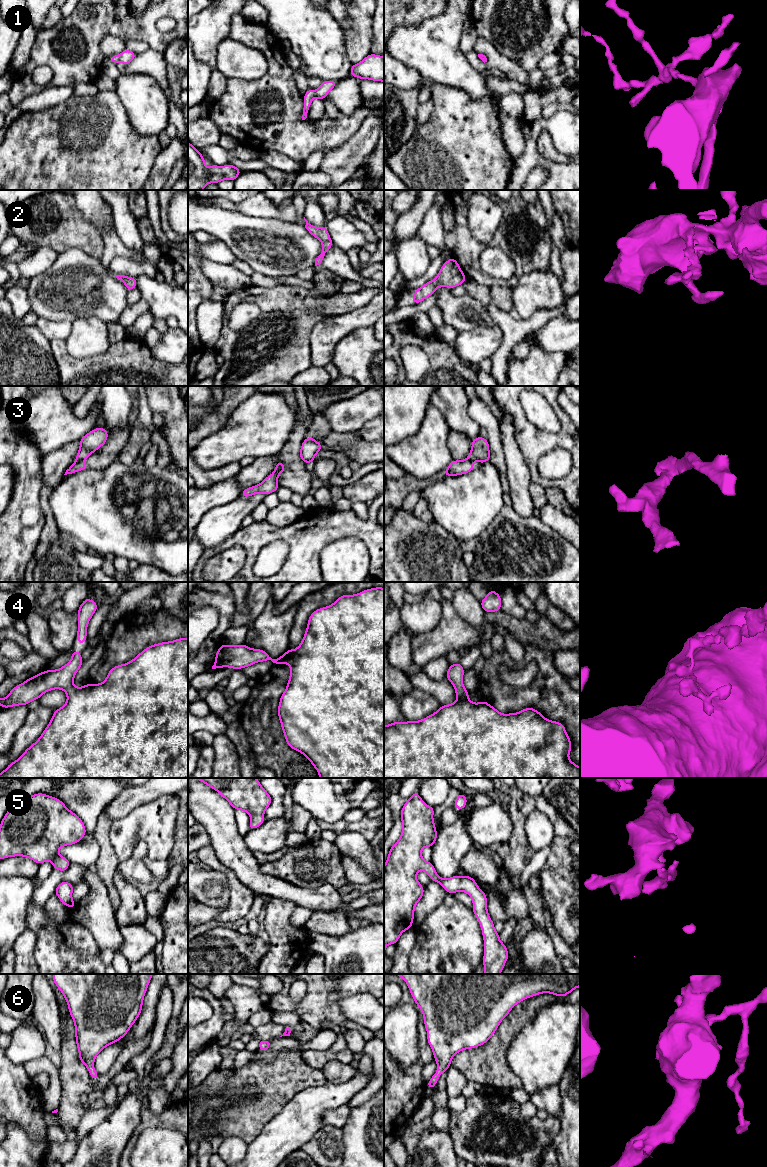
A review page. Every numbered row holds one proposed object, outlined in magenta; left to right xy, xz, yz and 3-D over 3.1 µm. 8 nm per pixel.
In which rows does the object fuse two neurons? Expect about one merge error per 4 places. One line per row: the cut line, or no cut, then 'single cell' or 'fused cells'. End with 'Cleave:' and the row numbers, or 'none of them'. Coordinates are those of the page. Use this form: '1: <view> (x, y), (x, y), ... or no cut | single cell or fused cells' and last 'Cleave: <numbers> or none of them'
1: no cut | single cell
2: no cut | single cell
3: xy (76, 459), (82, 460) | fused cells
4: no cut | single cell
5: no cut | single cell
6: no cut | single cell
Cleave: 3

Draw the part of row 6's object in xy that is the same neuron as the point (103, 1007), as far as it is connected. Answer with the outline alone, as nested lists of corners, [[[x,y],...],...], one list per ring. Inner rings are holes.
[[[53,974],[53,981],[68,1004],[75,1025],[76,1044],[80,1061],[96,1081],[99,1073],[94,1070],[95,1057],[107,1046],[123,1038],[142,1011],[143,999],[153,974]]]

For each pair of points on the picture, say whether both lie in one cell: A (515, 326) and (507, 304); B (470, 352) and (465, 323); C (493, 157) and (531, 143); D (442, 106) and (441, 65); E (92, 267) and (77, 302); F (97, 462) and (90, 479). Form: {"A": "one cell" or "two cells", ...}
{"A": "two cells", "B": "two cells", "C": "two cells", "D": "two cells", "E": "one cell", "F": "two cells"}

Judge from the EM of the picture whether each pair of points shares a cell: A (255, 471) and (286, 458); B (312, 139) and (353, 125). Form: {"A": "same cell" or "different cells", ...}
{"A": "different cells", "B": "same cell"}

